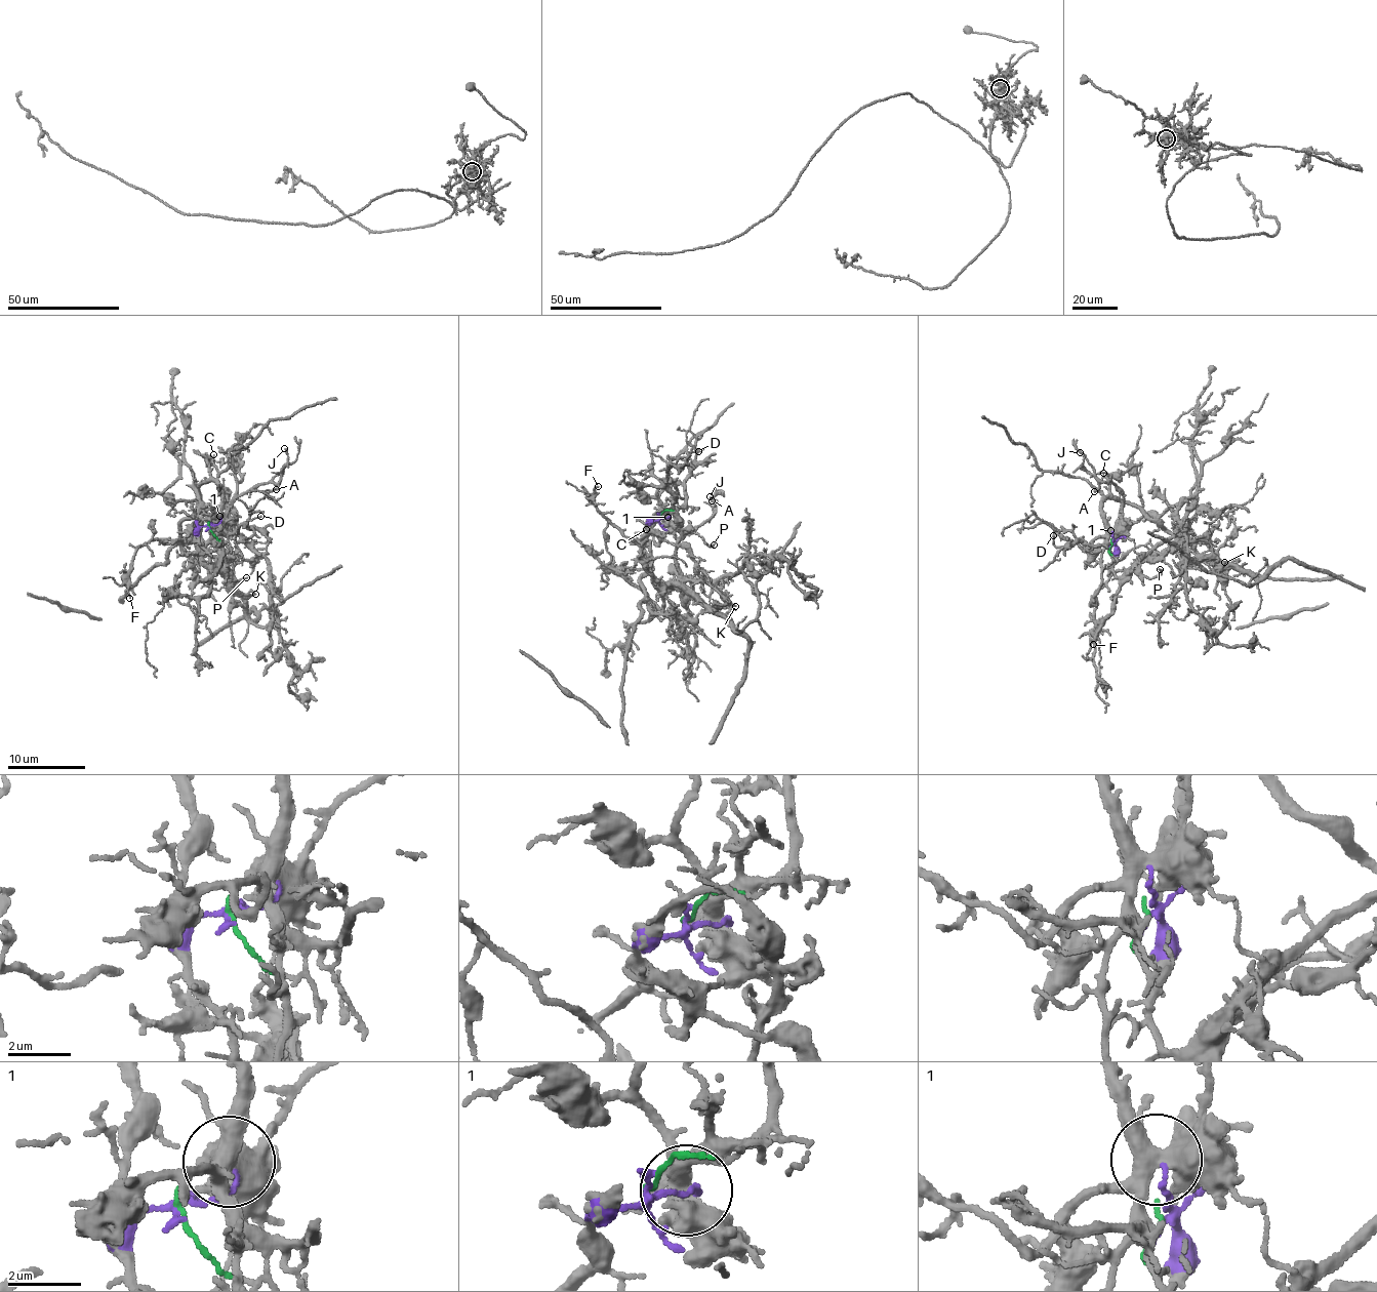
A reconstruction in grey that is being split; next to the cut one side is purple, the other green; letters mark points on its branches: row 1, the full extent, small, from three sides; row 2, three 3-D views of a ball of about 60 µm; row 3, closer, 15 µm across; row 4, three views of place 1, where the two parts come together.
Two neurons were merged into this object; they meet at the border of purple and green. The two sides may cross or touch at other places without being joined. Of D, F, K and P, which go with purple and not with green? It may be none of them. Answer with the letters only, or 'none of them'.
F, K, P

